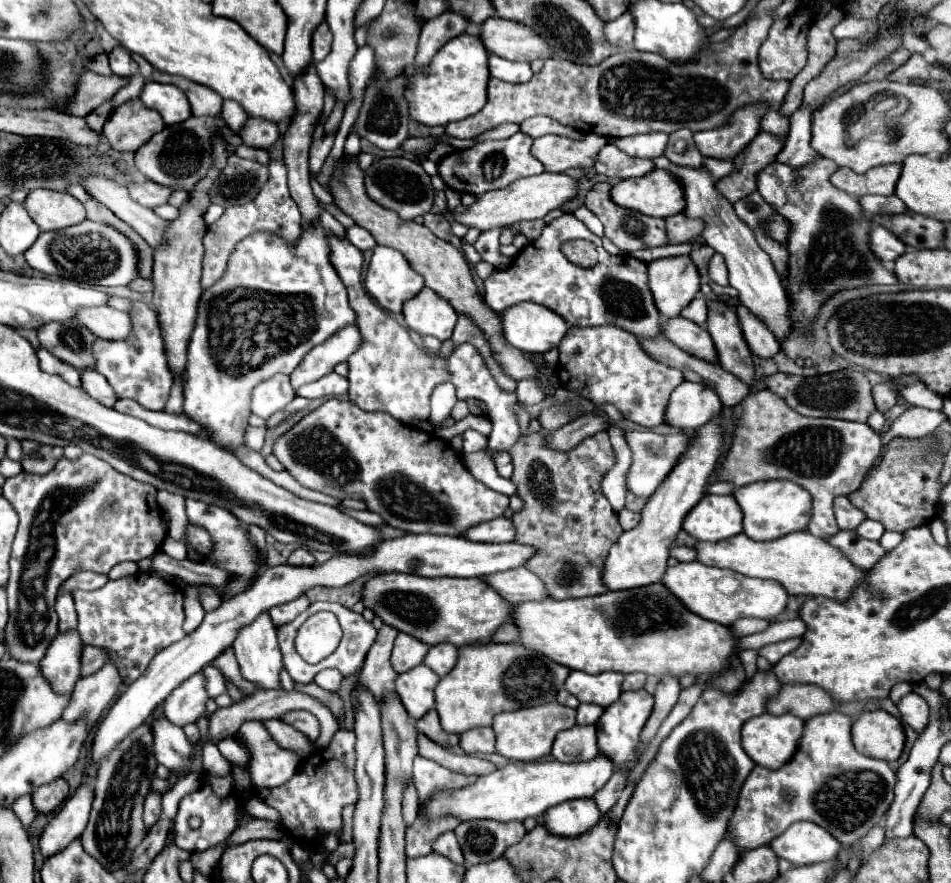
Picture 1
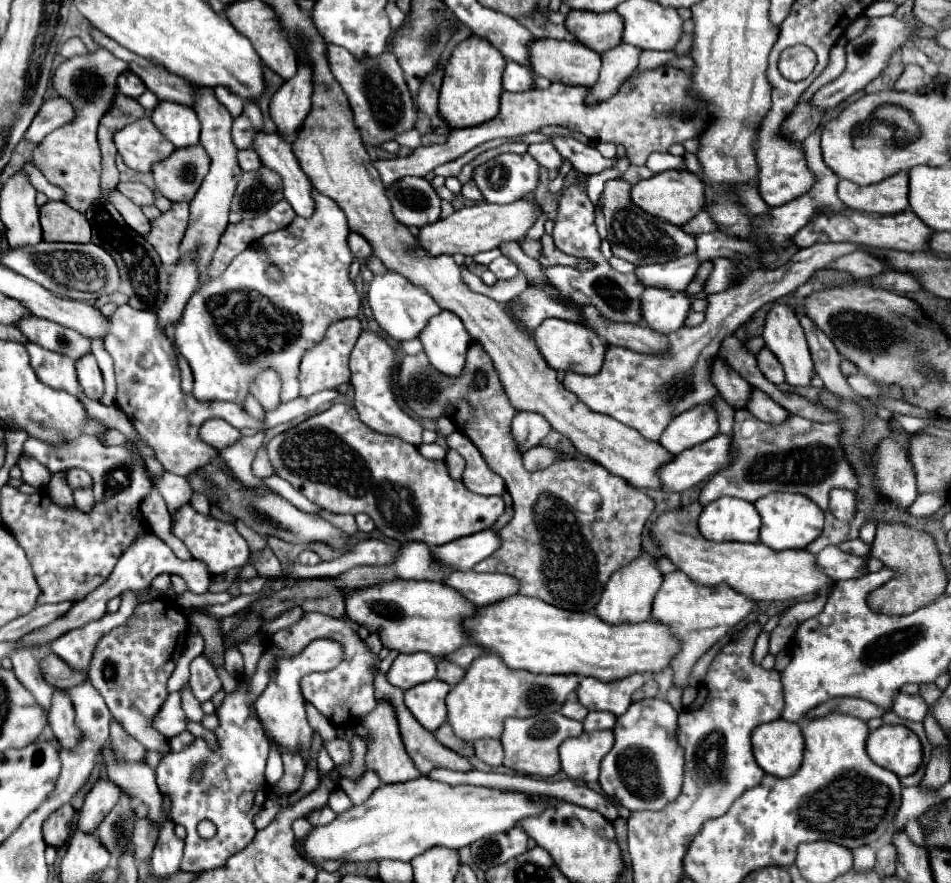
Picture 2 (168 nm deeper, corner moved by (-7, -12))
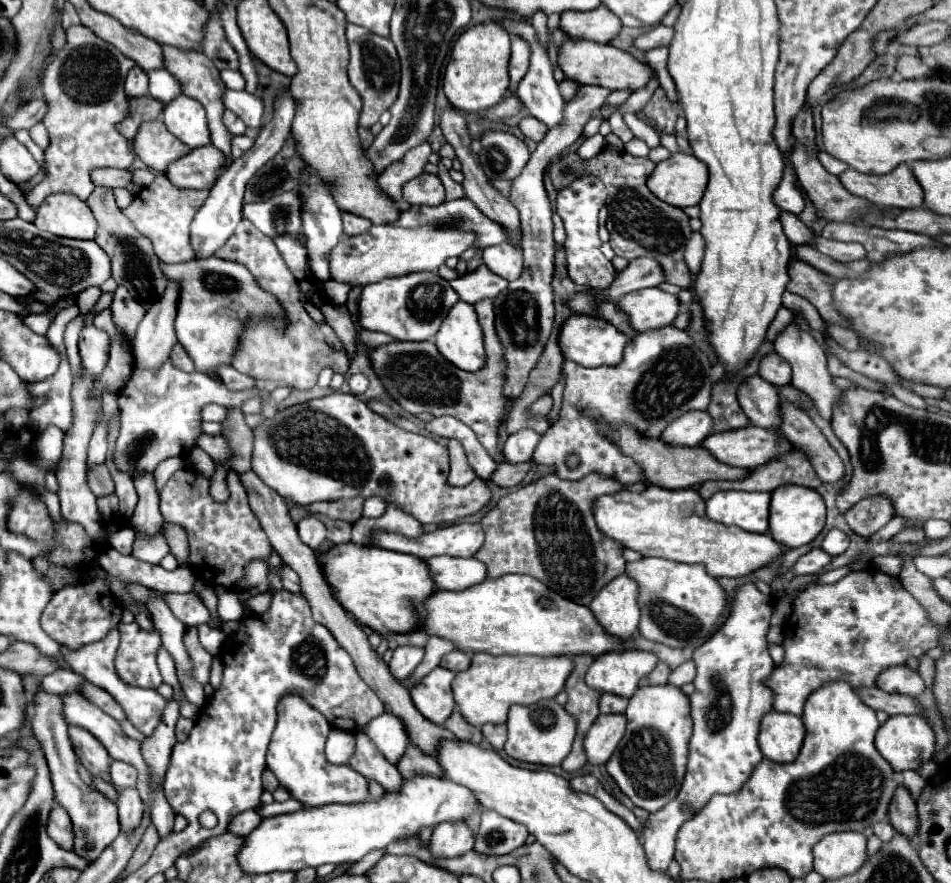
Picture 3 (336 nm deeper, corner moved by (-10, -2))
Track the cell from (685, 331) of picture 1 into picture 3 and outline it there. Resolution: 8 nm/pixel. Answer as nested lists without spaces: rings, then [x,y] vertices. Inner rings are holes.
[[[760,376],[748,378],[738,390],[738,402],[744,414],[750,418],[754,426],[760,428],[780,428],[780,396],[776,386],[768,384]]]

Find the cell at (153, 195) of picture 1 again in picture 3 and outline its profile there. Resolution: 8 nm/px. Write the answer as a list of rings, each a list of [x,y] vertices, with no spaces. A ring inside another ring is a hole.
[[[96,168],[92,170],[92,182],[94,186],[126,186],[130,184],[130,170],[118,170],[118,168]]]

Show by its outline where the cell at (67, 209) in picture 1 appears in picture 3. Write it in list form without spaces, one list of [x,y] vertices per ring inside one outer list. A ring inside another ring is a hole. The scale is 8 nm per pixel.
[[[52,194],[36,208],[34,224],[54,236],[94,240],[96,220],[88,204],[72,194]]]

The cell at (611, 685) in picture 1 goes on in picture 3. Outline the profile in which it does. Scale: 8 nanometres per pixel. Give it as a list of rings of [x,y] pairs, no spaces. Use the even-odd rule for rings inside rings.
[[[626,648],[620,652],[608,652],[594,660],[594,664],[586,672],[588,686],[630,698],[638,688],[642,676],[648,676],[656,668],[656,654]]]

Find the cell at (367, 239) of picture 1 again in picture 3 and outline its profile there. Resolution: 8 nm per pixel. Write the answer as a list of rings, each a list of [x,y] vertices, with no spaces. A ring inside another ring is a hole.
[[[342,212],[342,222],[344,222],[344,234],[362,234],[370,226],[368,218],[356,216],[352,212]]]

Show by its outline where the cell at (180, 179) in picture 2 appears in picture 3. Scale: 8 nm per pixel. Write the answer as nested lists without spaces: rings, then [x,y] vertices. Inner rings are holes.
[[[208,144],[172,162],[168,166],[168,180],[180,188],[196,188],[196,190],[208,188],[210,190],[214,182],[218,180],[224,164],[226,164],[226,156],[218,148]]]

